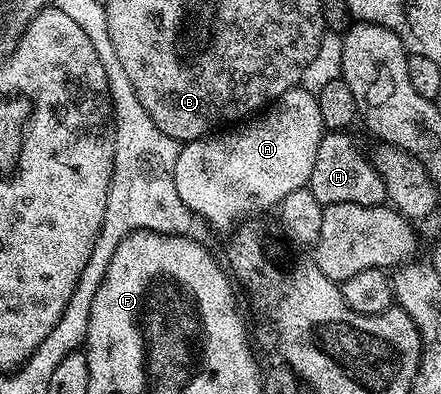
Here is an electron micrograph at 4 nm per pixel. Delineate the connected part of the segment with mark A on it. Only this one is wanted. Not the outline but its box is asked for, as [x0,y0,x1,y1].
[175,86,325,224]

